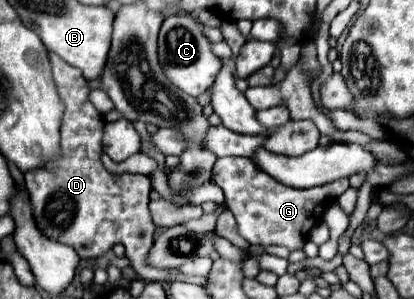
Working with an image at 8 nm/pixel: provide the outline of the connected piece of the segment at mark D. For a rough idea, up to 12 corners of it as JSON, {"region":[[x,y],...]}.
{"region":[[54,53],[62,159],[24,175],[36,227],[96,259],[126,247],[142,279],[148,175],[100,161],[104,117]]}

